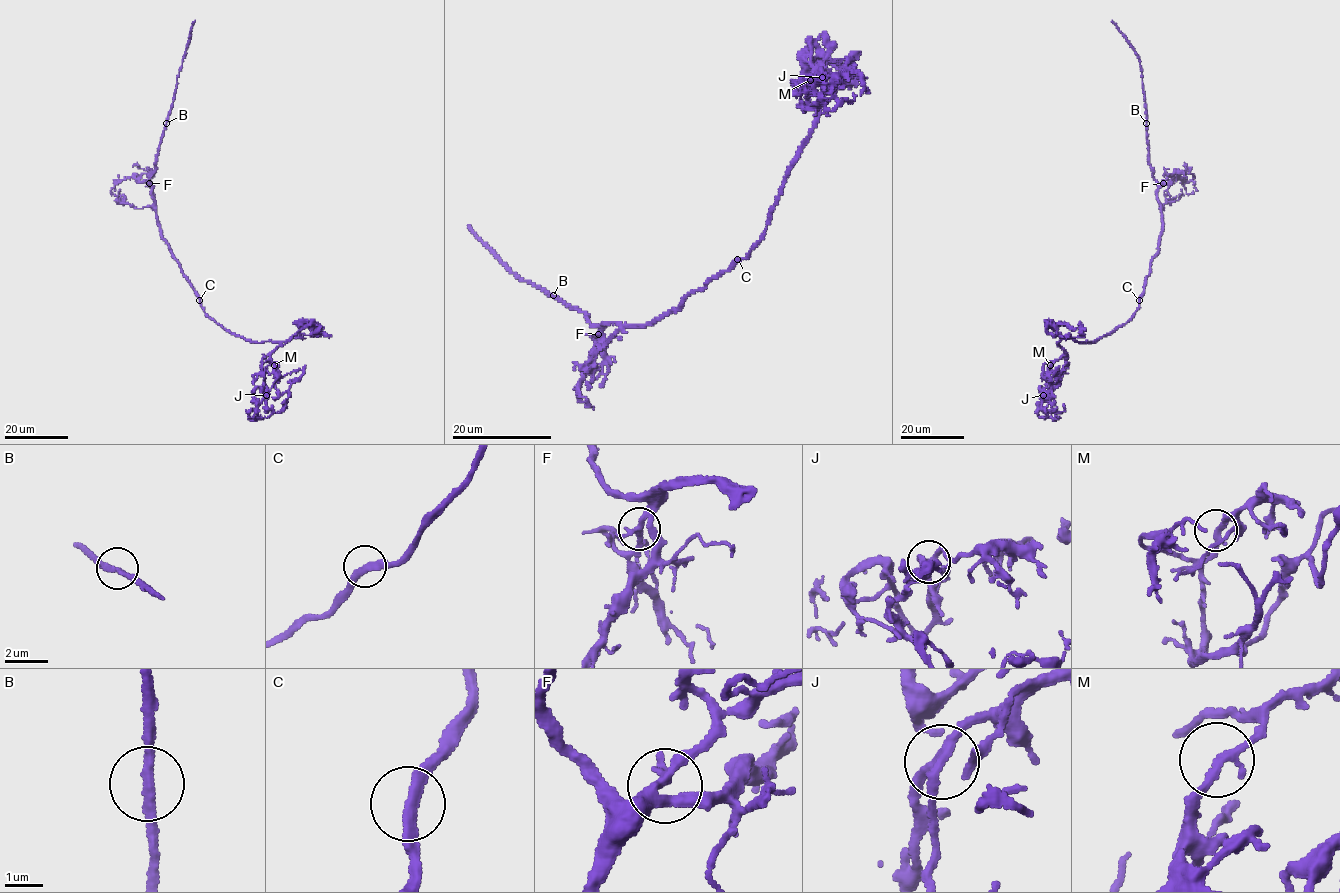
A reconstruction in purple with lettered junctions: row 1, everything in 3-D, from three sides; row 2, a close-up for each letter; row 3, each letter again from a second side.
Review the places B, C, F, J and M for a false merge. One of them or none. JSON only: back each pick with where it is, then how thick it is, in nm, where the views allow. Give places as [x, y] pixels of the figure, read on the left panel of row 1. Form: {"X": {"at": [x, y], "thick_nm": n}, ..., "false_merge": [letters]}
{"false_merge": []}

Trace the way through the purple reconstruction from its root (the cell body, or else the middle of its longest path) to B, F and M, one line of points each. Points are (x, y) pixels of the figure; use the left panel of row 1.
B: (199, 300), (162, 237), (149, 183), (167, 122)
F: (199, 300), (162, 237), (149, 183)
M: (199, 300), (207, 315), (230, 332), (251, 341), (283, 341), (302, 337), (296, 334), (270, 353), (274, 365)

